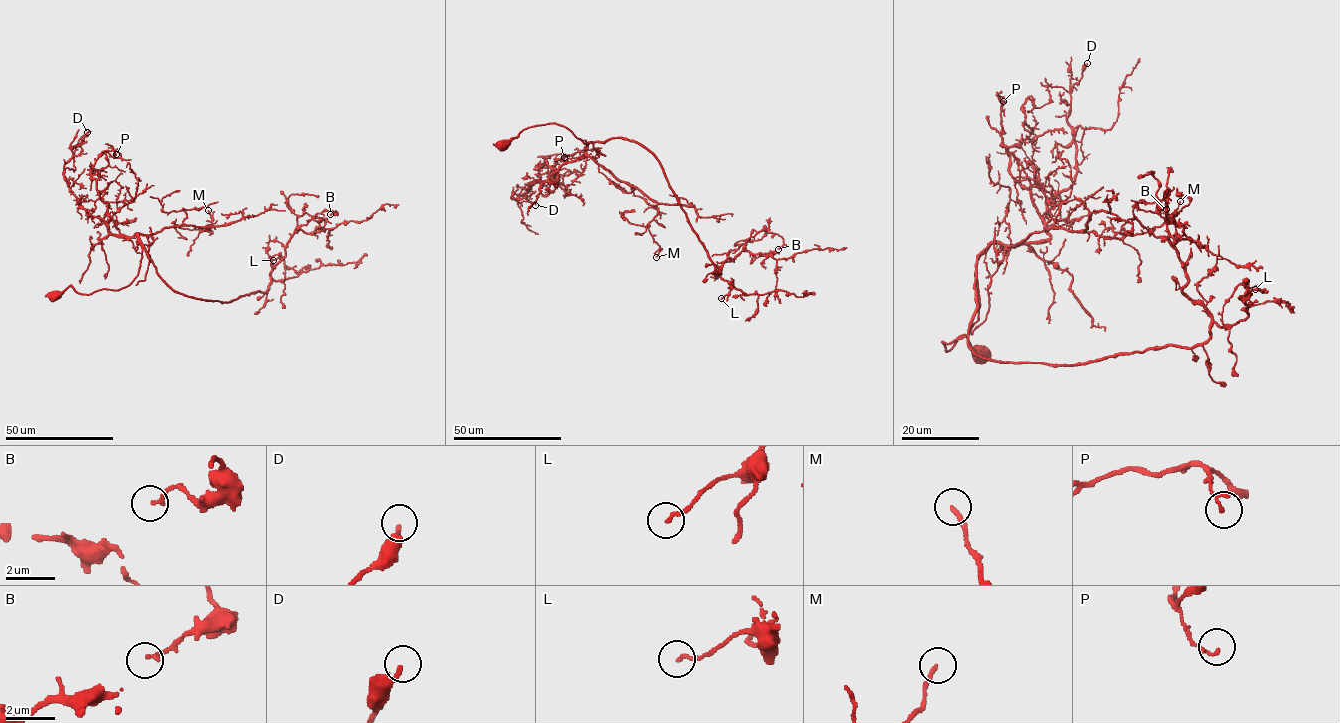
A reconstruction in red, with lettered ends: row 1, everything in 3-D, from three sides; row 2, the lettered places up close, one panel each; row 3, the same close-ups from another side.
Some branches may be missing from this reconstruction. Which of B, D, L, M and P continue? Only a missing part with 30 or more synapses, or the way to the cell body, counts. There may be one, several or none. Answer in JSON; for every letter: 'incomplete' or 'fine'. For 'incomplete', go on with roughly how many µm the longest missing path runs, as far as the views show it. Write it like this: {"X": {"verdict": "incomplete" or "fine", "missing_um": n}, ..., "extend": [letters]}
{"B": {"verdict": "fine"}, "D": {"verdict": "fine"}, "L": {"verdict": "fine"}, "M": {"verdict": "fine"}, "P": {"verdict": "fine"}, "extend": []}

